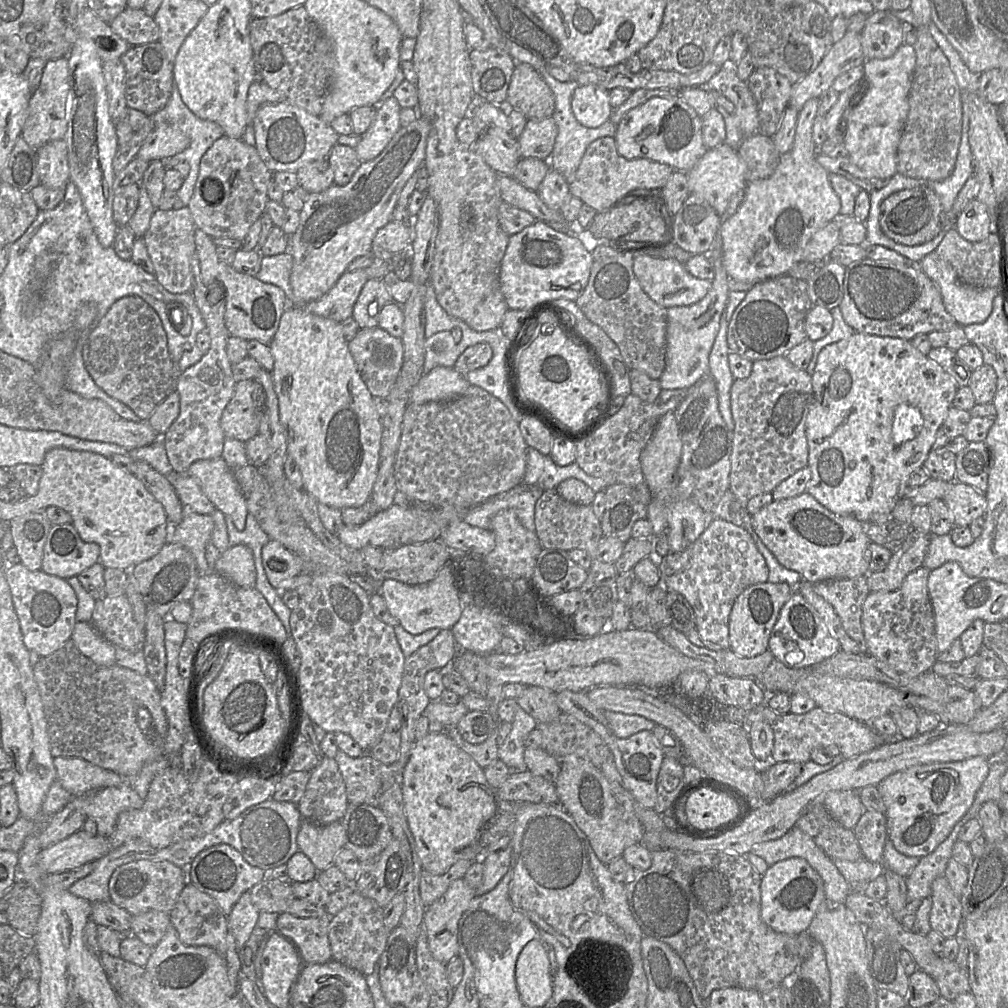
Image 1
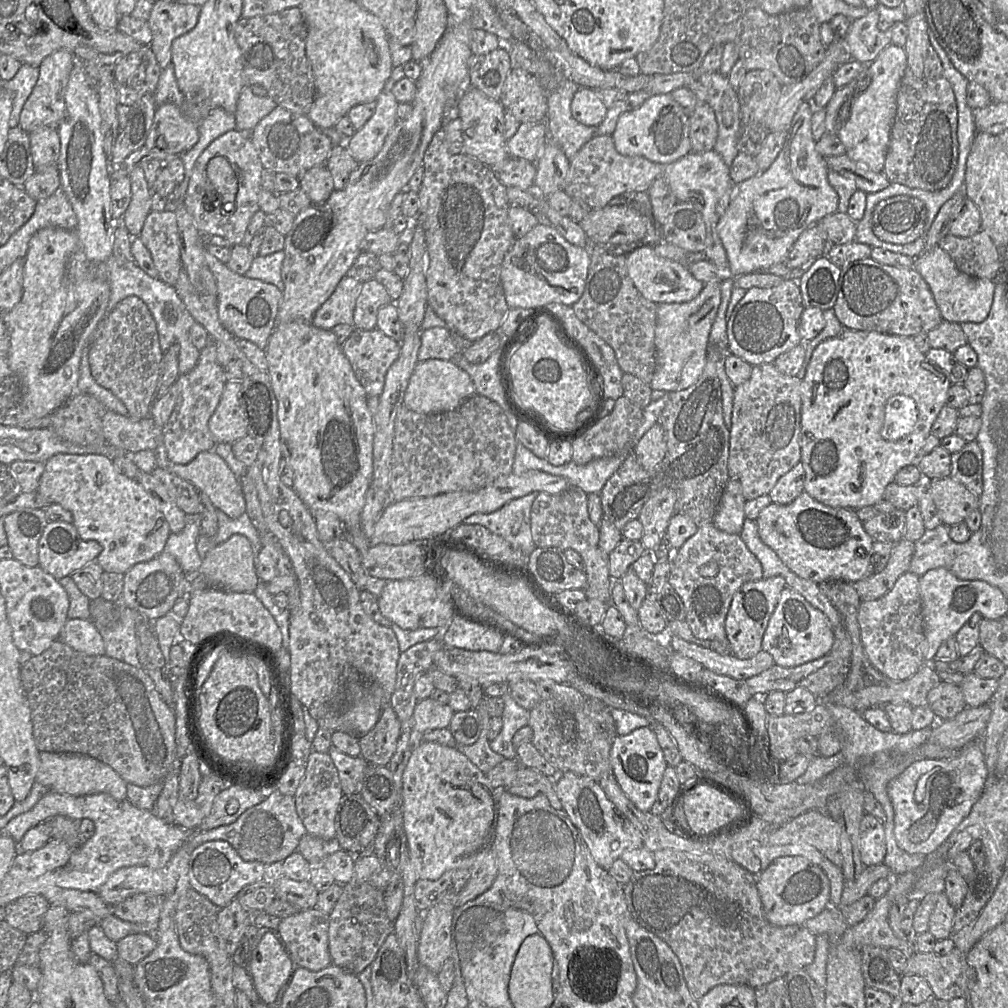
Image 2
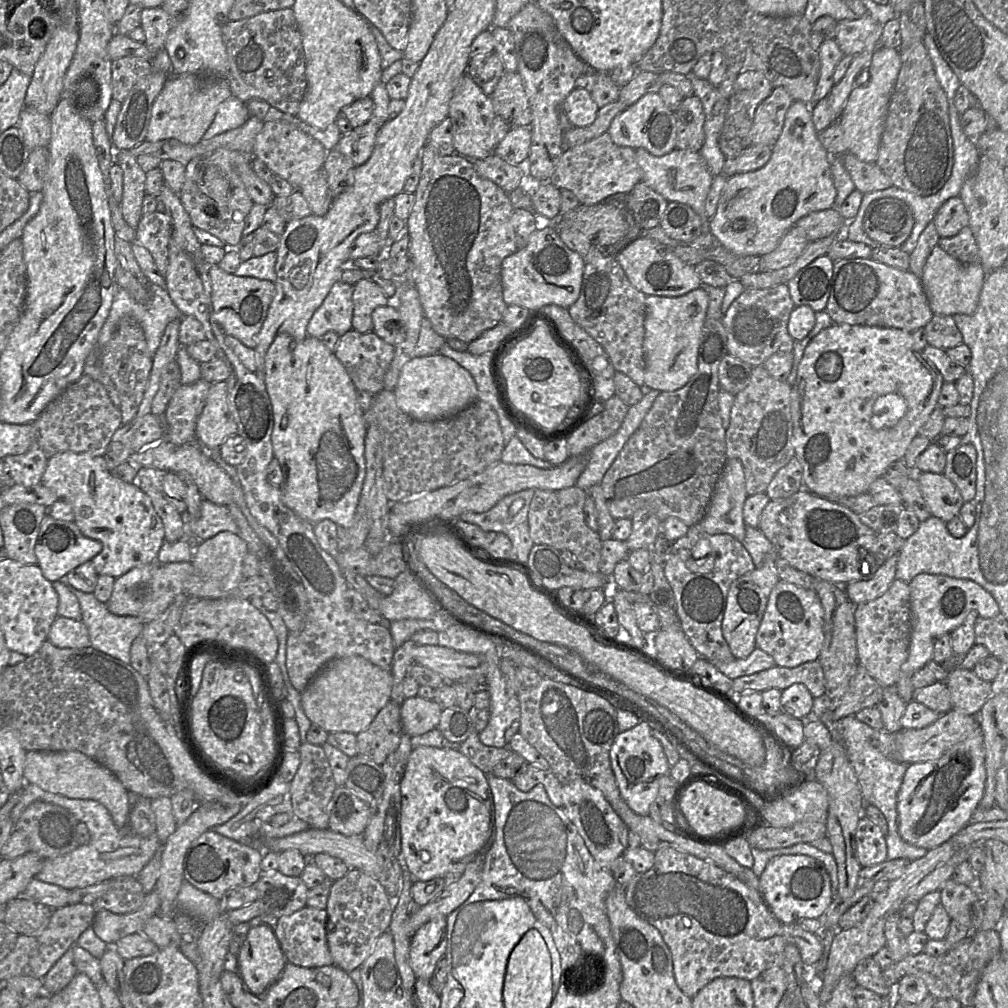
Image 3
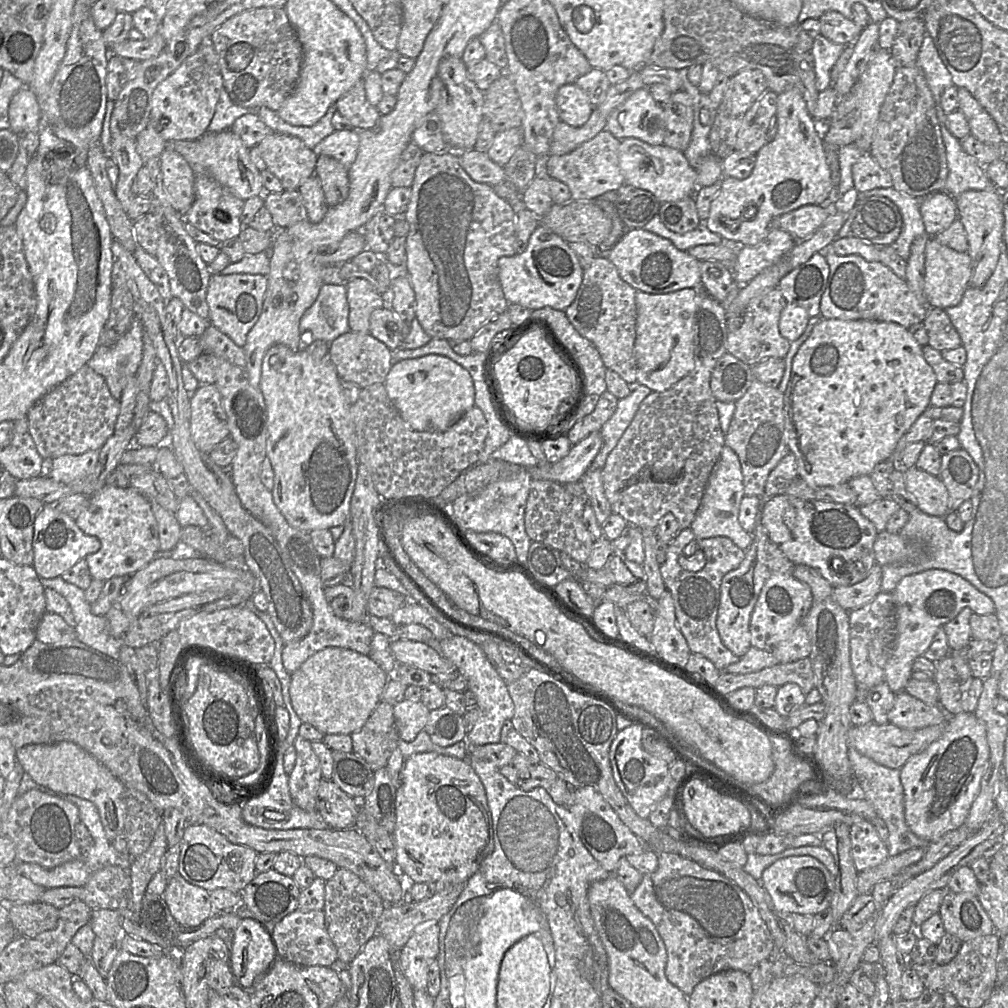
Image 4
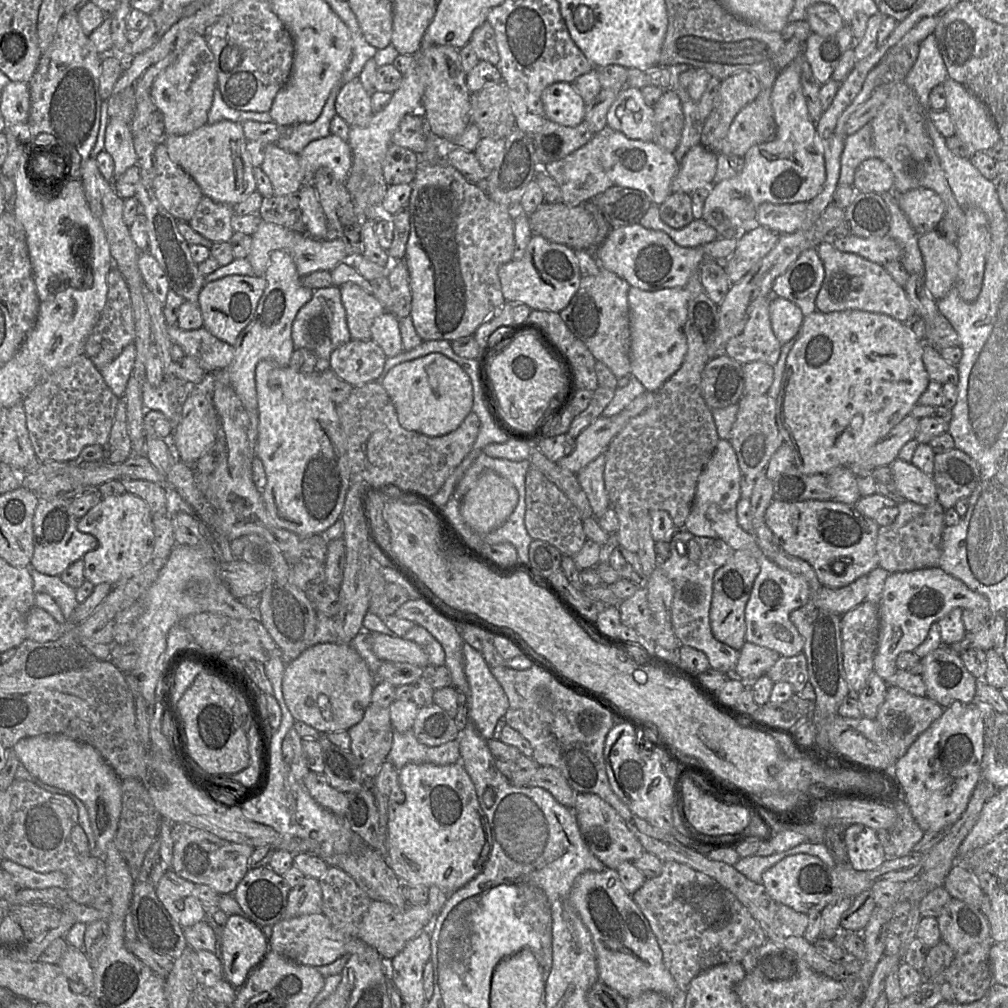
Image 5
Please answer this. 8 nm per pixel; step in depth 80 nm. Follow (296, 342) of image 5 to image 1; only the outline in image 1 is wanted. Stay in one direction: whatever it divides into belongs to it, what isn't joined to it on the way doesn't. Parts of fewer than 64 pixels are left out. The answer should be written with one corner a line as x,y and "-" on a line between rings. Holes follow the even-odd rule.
365,269
346,271
320,299
297,307
303,307
312,314
342,322
352,316
355,302
368,280
369,276

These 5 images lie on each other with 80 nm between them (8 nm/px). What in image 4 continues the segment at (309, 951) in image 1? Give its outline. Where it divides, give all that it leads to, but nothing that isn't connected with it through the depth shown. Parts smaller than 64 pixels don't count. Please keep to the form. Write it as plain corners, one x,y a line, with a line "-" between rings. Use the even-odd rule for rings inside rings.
295,910
278,921
271,934
278,957
299,966
330,967
337,960
337,949
332,942
323,910

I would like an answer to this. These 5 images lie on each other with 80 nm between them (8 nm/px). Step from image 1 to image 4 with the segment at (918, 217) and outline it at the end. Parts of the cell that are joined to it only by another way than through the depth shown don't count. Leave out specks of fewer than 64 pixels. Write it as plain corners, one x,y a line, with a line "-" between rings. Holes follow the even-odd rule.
881,196
858,199
847,220
851,221
855,237
877,246
892,245
903,228
898,206

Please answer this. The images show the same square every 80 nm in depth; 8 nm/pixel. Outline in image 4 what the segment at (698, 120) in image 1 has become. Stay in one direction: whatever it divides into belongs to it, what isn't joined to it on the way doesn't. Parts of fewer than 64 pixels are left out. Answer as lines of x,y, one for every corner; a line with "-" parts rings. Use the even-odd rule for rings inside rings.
647,87
638,89
610,113
606,130
617,139
637,138
653,146
663,145
666,121
662,105
654,100

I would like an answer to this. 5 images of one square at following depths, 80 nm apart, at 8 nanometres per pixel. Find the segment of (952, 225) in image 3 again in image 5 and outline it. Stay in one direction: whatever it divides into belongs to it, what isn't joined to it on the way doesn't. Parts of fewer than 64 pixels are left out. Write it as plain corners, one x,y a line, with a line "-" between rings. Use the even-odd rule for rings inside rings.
916,188
895,194
900,209
919,235
935,230
944,218
944,203
931,189

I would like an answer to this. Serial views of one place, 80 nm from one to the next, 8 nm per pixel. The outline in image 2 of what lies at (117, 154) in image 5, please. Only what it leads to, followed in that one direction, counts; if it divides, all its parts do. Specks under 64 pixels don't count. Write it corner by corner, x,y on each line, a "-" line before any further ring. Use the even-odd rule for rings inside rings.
140,167
129,170
128,175
131,185
131,201
121,218
121,222
130,236
137,238
147,215
151,212
152,191

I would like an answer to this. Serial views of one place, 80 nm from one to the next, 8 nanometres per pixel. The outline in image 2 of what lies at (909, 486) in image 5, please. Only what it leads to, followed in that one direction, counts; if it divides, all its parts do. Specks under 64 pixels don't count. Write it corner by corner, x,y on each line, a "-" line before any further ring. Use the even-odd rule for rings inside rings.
951,477
925,481
942,524
947,527
964,522
971,511
979,509
979,496

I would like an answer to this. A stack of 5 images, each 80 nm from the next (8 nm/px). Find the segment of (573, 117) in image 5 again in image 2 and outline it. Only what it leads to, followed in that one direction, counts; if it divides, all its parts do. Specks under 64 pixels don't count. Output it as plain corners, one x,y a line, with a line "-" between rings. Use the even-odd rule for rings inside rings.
580,87
571,102
572,116
581,124
597,127
605,118
608,108
595,89

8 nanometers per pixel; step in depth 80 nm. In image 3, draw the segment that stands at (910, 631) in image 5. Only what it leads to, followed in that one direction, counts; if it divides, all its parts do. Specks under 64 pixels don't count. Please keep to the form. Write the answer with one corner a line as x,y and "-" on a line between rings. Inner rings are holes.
921,573
909,583
912,631
908,657
902,664
900,676
894,689
905,703
913,699
912,675
932,660
934,643
943,634
957,628
972,610
980,617
992,618
1000,614
999,606
993,596
979,584
969,579
957,579
942,574

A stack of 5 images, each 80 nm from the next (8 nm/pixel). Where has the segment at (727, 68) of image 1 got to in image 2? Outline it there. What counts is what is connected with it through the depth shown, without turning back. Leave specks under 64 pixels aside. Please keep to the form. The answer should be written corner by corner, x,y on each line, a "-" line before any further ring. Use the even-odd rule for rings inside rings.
719,71
698,74
698,81
707,90
707,103
715,113
718,135
713,147
730,166
740,152
740,103
737,89
734,89
728,76

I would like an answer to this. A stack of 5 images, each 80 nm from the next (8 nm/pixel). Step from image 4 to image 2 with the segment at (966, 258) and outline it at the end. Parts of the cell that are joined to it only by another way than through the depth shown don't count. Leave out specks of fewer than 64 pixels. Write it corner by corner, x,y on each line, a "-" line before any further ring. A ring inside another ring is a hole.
938,245
915,258
913,267
929,286
943,320
980,323
986,319
993,302
995,280
977,278
961,272
949,254

